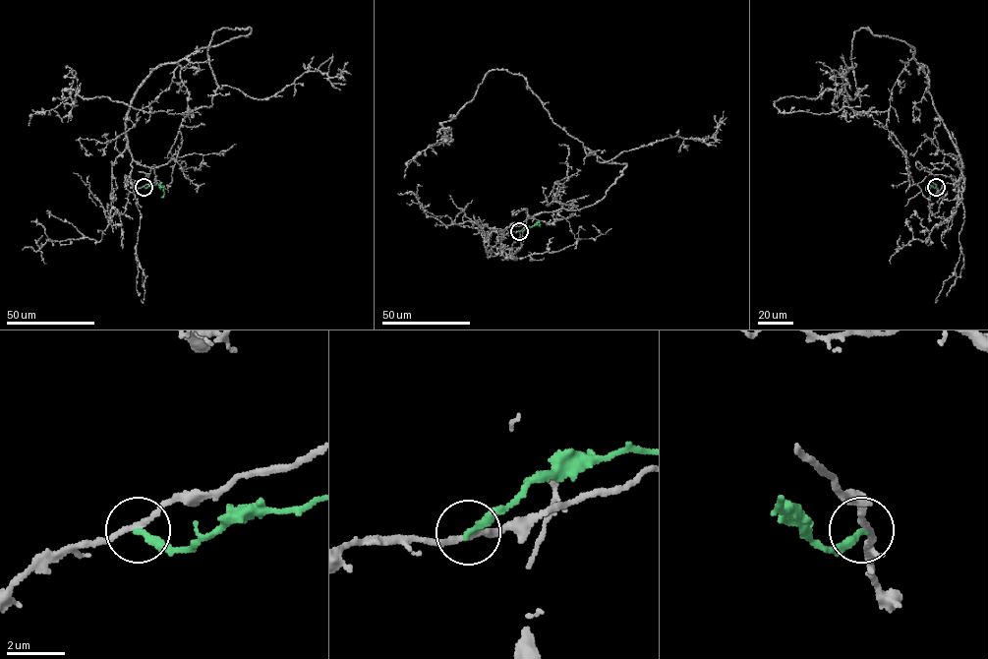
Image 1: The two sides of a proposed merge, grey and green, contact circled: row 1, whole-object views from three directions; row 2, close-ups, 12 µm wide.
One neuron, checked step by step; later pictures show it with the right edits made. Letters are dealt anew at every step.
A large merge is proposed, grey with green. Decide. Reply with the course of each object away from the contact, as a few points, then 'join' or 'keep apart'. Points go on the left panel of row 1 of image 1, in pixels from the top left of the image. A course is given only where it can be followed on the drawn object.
grey via (144, 186), (125, 184), (138, 87), (250, 28), (214, 32), (211, 106), (147, 112), (67, 89), (29, 126) | green via (144, 187), (161, 186), (163, 195), (160, 197) | keep apart

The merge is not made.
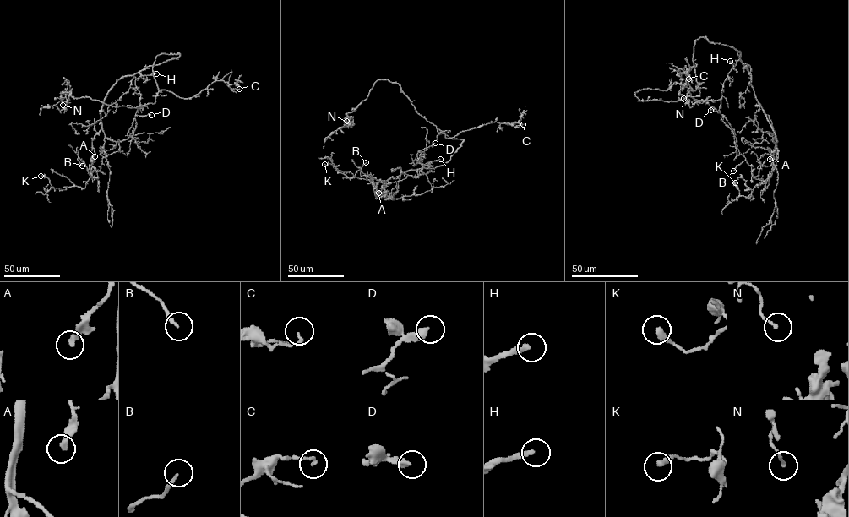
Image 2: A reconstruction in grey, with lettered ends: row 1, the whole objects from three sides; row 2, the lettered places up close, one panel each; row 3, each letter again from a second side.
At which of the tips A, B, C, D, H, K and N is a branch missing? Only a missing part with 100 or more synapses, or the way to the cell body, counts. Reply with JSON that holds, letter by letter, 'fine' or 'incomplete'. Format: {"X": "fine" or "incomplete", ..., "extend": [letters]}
{"A": "fine", "B": "fine", "C": "fine", "D": "fine", "H": "incomplete", "K": "fine", "N": "fine", "extend": ["H"]}

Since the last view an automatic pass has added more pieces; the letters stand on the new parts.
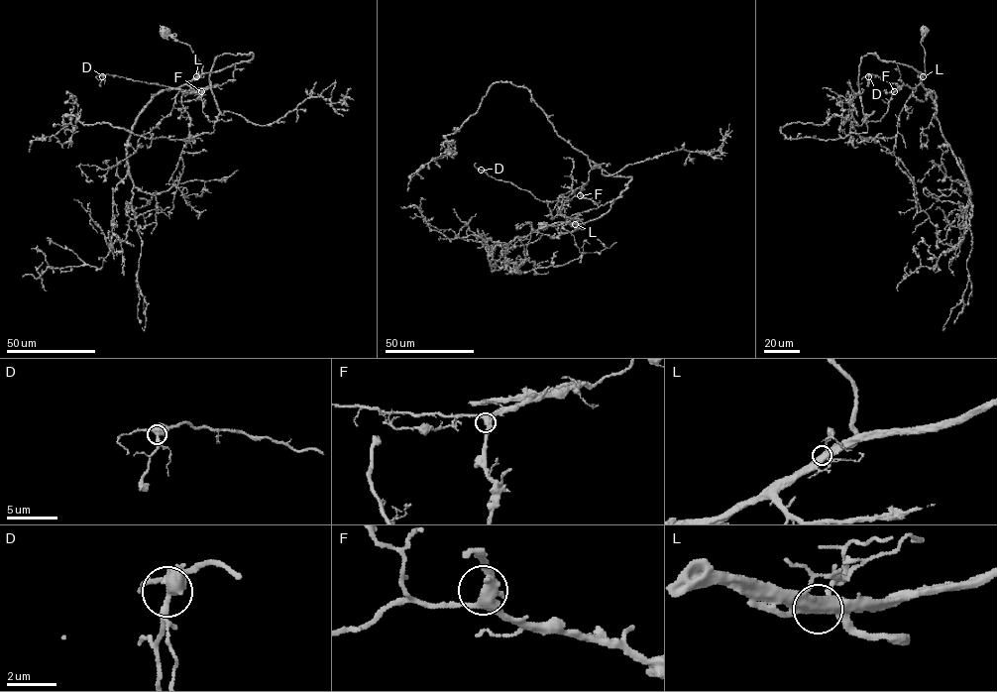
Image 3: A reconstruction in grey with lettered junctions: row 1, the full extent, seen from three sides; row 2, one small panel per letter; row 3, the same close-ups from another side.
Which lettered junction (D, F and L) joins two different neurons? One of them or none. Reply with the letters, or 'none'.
none

